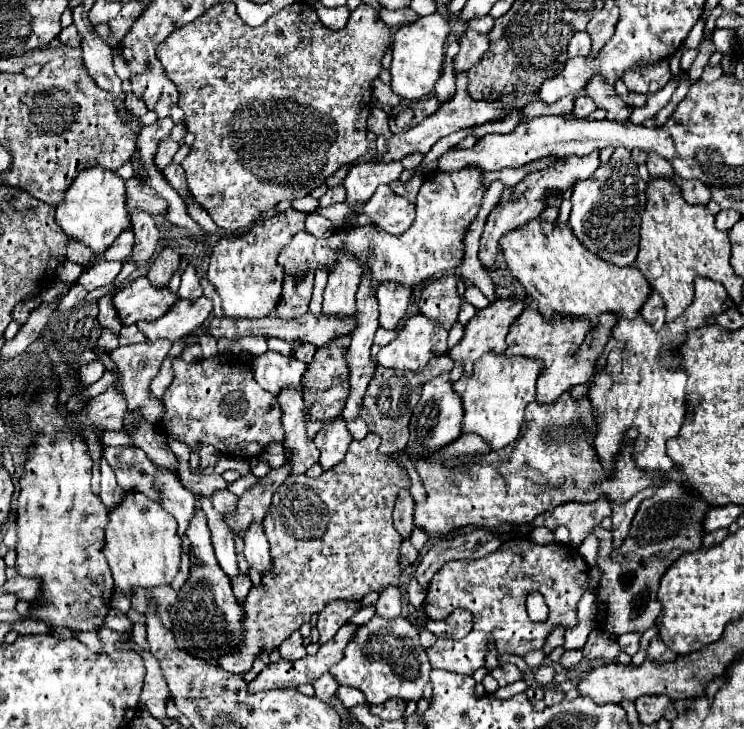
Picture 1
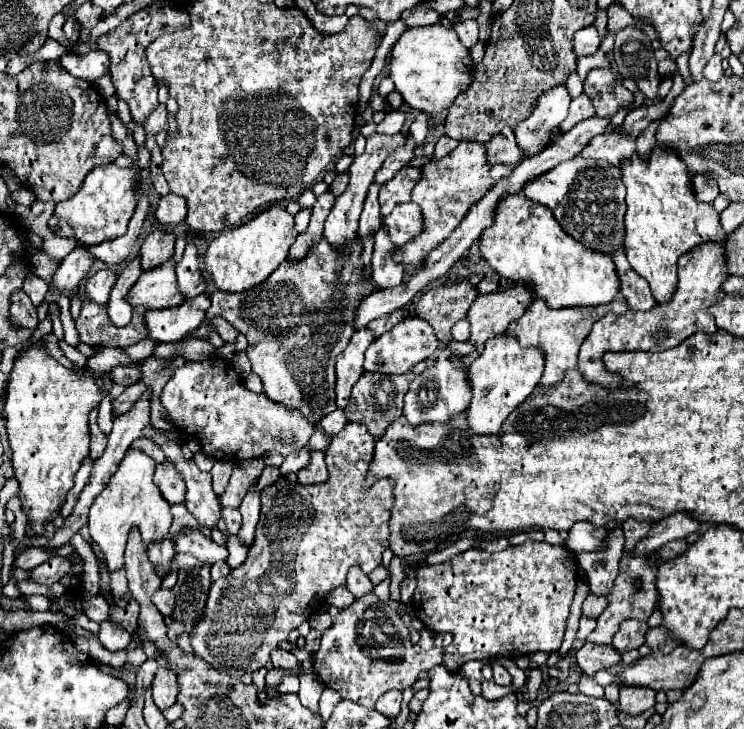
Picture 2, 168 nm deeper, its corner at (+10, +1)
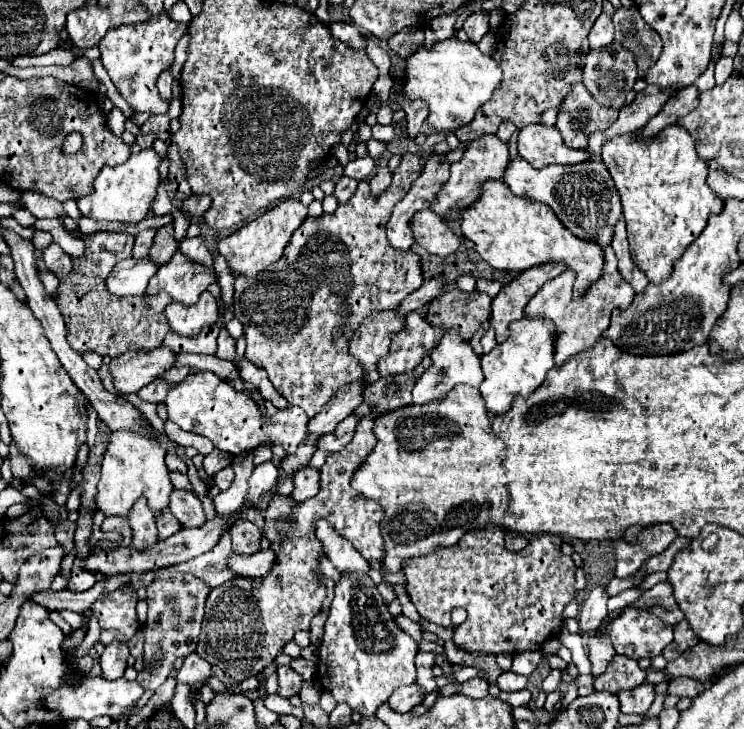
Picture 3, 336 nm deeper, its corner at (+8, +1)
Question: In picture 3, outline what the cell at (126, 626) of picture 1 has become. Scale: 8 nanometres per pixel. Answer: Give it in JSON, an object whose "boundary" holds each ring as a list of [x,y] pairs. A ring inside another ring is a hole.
{"boundary":[[[112,641],[104,647],[104,653],[100,657],[100,665],[102,665],[102,675],[106,679],[118,679],[124,675],[126,669],[126,659],[128,659],[130,651],[126,647],[126,643],[120,641]]]}

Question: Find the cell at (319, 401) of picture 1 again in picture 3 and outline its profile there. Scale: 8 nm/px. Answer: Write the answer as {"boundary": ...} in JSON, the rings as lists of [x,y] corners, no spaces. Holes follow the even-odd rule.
{"boundary":[[[382,311],[376,319],[368,319],[364,327],[358,327],[356,335],[350,341],[350,355],[358,359],[364,369],[364,383],[374,383],[380,379],[376,371],[376,361],[388,355],[392,337],[402,329],[404,317],[396,311]]]}

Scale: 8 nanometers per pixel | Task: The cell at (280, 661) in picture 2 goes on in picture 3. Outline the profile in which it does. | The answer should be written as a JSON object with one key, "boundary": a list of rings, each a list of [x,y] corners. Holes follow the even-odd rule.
{"boundary":[[[290,665],[278,667],[278,683],[280,683],[278,695],[282,695],[282,697],[296,695],[300,691],[300,687],[302,687],[302,681],[304,679]]]}

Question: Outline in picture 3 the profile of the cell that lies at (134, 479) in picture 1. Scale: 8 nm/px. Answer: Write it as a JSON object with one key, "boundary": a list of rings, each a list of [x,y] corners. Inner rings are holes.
{"boundary":[[[266,549],[266,551],[258,551],[256,555],[238,555],[238,553],[232,553],[230,561],[226,565],[234,573],[238,573],[238,575],[244,575],[244,577],[262,577],[272,567],[272,563],[274,563],[274,555],[272,555],[270,549]]]}

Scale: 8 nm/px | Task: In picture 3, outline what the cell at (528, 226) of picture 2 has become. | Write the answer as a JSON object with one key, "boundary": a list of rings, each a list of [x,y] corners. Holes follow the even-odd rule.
{"boundary":[[[504,181],[484,183],[480,199],[462,211],[462,233],[470,239],[480,257],[494,269],[522,273],[542,263],[562,263],[576,273],[572,297],[584,297],[604,267],[604,251],[596,243],[574,237],[550,211],[546,203],[516,197]]]}

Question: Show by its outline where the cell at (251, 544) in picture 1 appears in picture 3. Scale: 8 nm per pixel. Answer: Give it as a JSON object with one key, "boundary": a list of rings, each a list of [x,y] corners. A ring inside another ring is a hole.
{"boundary":[[[266,461],[258,467],[254,467],[252,477],[248,479],[248,495],[246,495],[246,503],[252,507],[258,507],[258,503],[262,501],[264,495],[270,495],[276,487],[276,479],[278,479],[278,469],[272,461]]]}

